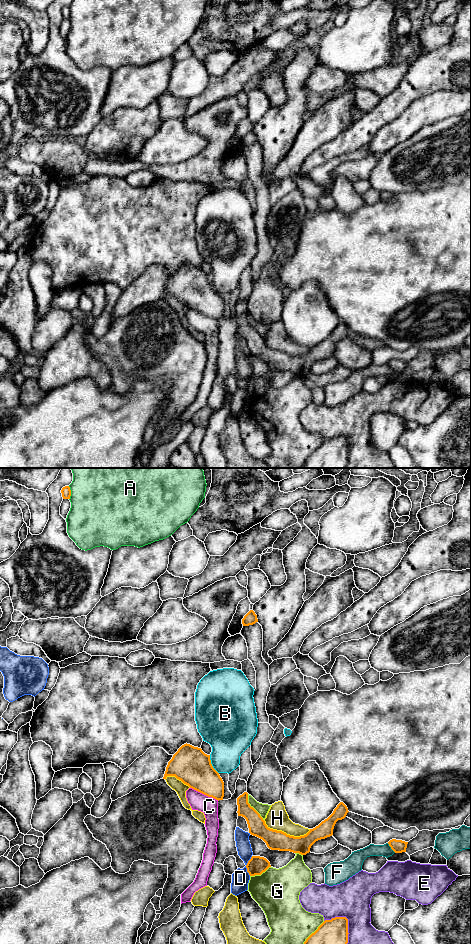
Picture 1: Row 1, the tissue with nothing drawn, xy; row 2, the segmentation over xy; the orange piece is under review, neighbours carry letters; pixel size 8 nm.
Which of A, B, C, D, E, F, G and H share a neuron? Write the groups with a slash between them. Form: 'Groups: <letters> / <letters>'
Groups: A / B / C / D / E / F / G / H

